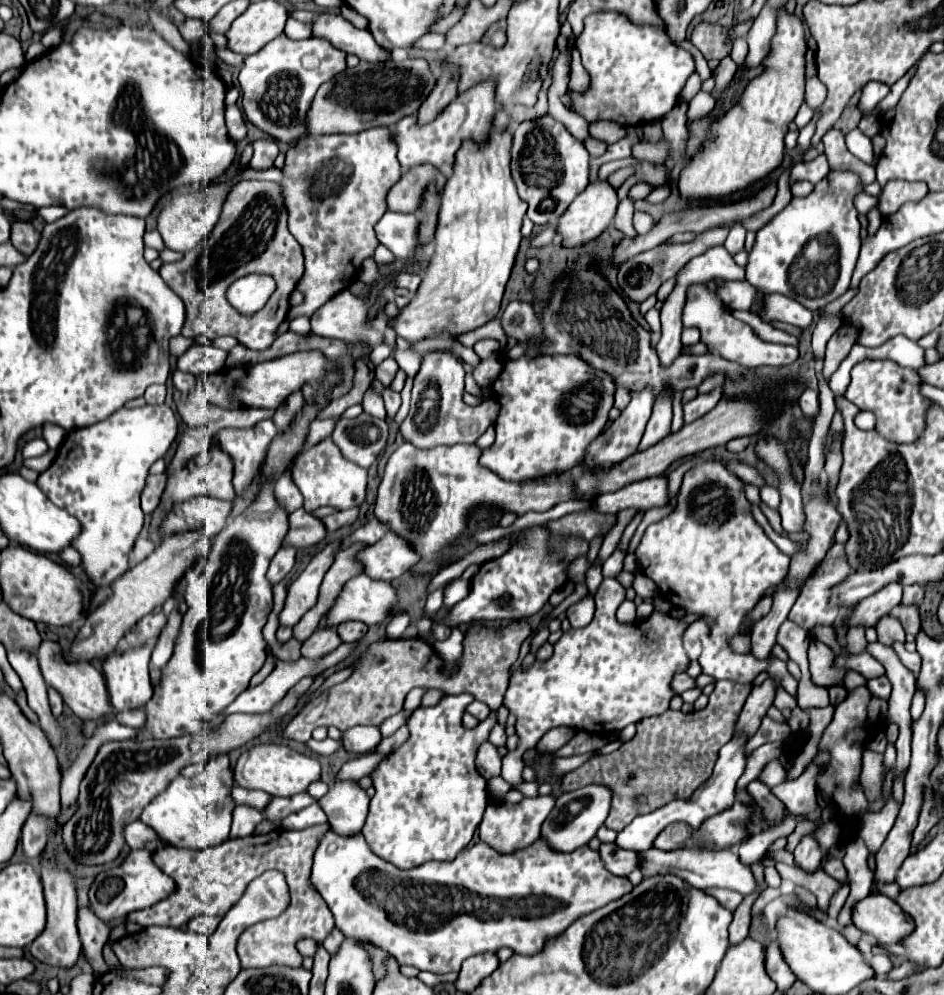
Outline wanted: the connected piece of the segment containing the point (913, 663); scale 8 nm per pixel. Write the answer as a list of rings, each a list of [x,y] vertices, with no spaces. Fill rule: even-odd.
[[[894,645],[894,651],[898,653],[898,657],[902,659],[902,665],[906,667],[906,669],[910,669],[914,675],[919,672],[921,665],[922,665],[922,659],[918,653],[908,653],[906,649],[904,649],[904,645]]]

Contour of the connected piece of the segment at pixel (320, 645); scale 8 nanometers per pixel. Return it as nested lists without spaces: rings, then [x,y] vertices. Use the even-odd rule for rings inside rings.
[[[318,627],[304,643],[302,643],[302,655],[308,659],[318,659],[328,653],[332,653],[342,643],[336,627]]]

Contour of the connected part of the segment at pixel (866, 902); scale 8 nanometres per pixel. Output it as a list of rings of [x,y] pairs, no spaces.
[[[882,893],[868,895],[854,907],[854,925],[876,937],[880,945],[900,943],[914,931],[914,923],[902,907]]]

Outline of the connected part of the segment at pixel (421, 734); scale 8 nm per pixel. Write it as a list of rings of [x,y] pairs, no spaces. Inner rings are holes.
[[[468,693],[446,695],[434,707],[418,707],[410,721],[410,739],[394,753],[386,755],[370,773],[376,795],[370,801],[370,813],[362,835],[374,855],[386,859],[398,869],[412,869],[426,861],[450,861],[454,859],[474,837],[482,813],[488,805],[486,779],[476,769],[476,753],[484,741],[488,741],[492,727],[496,725],[496,711],[474,729],[462,725],[462,707],[472,703],[474,697]]]

